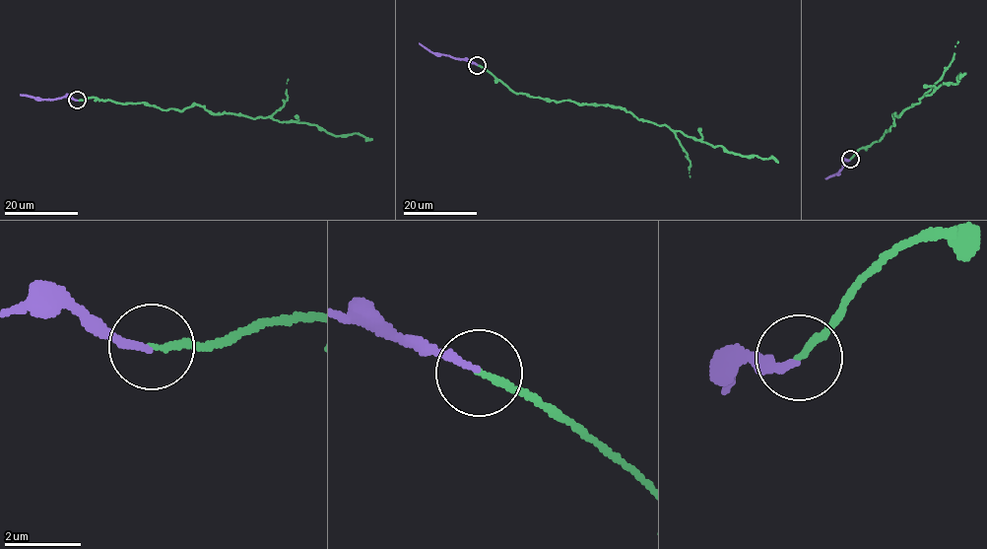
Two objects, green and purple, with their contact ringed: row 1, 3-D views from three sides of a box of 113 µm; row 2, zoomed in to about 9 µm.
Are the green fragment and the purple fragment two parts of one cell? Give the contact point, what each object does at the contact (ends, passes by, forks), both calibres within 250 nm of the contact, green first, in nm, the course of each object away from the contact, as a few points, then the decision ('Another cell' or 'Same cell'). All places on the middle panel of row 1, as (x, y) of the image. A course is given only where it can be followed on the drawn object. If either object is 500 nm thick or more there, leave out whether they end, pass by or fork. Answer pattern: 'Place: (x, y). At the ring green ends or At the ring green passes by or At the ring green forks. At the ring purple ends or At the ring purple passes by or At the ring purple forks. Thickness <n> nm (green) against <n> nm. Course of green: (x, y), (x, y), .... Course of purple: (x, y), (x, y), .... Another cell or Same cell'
Place: (477, 65). At the ring green ends. At the ring purple ends. Thickness 170 nm (green) against 180 nm. Course of green: (477, 65), (518, 93), (625, 107), (638, 119), (669, 126), (729, 152), (774, 158), (778, 162). Course of purple: (477, 65), (435, 54), (420, 43). Same cell

